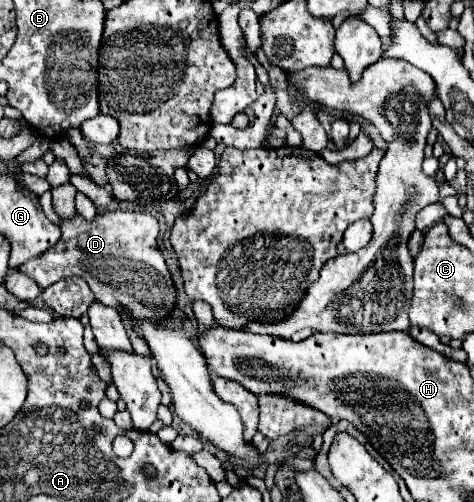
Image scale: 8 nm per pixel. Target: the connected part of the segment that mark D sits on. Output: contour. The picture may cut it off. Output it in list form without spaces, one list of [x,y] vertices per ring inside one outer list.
[[[113,210],[113,212],[99,212],[91,222],[85,220],[81,214],[75,214],[73,218],[61,218],[61,240],[71,244],[55,244],[49,248],[49,252],[43,252],[43,260],[31,258],[27,264],[21,266],[21,272],[29,274],[39,288],[47,288],[55,284],[61,278],[69,276],[83,276],[93,290],[95,298],[107,306],[113,308],[127,308],[133,314],[133,324],[141,322],[143,318],[153,318],[155,322],[165,322],[167,314],[171,312],[175,304],[175,286],[171,280],[171,274],[167,270],[165,258],[157,248],[157,234],[159,234],[159,222],[155,216],[145,212],[125,212],[125,210]]]

